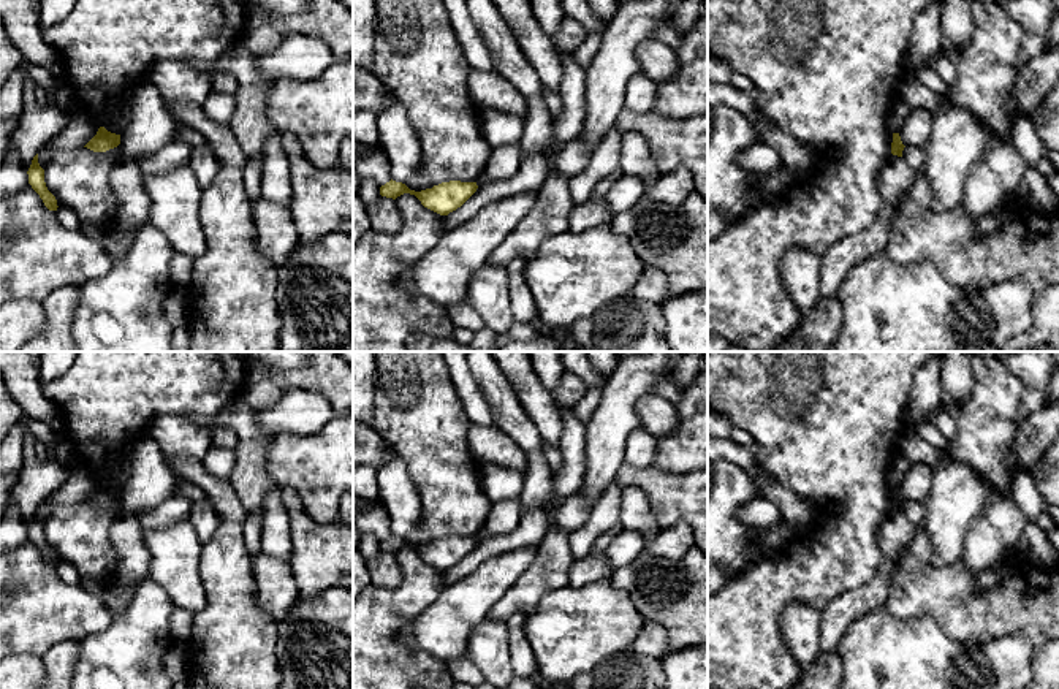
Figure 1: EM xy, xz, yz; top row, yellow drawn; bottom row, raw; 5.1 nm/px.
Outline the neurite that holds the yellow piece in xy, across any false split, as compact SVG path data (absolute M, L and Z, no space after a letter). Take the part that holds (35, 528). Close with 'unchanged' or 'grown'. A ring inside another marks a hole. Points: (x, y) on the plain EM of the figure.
M38 508L33 512L32 520L30 520L27 529L28 529L28 539L40 550L40 553L44 558L44 561L49 565L57 565L57 562L59 562L57 561L57 554L46 542L44 524L38 518Z | unchanged

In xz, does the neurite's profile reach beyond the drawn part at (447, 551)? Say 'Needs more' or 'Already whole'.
Already whole

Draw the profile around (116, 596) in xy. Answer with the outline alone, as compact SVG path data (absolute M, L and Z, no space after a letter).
M117 572L104 577L100 583L87 583L81 578L79 584L101 599L112 615L120 613L130 603L136 589L136 586L123 586Z

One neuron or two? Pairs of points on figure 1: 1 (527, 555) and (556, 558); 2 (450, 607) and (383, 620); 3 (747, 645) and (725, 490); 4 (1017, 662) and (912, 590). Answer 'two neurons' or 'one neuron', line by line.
1: two neurons
2: two neurons
3: two neurons
4: two neurons

